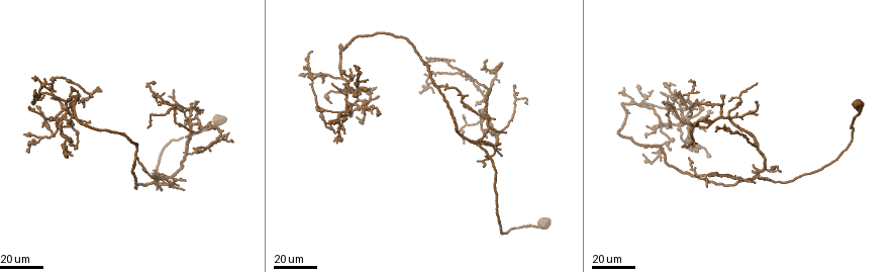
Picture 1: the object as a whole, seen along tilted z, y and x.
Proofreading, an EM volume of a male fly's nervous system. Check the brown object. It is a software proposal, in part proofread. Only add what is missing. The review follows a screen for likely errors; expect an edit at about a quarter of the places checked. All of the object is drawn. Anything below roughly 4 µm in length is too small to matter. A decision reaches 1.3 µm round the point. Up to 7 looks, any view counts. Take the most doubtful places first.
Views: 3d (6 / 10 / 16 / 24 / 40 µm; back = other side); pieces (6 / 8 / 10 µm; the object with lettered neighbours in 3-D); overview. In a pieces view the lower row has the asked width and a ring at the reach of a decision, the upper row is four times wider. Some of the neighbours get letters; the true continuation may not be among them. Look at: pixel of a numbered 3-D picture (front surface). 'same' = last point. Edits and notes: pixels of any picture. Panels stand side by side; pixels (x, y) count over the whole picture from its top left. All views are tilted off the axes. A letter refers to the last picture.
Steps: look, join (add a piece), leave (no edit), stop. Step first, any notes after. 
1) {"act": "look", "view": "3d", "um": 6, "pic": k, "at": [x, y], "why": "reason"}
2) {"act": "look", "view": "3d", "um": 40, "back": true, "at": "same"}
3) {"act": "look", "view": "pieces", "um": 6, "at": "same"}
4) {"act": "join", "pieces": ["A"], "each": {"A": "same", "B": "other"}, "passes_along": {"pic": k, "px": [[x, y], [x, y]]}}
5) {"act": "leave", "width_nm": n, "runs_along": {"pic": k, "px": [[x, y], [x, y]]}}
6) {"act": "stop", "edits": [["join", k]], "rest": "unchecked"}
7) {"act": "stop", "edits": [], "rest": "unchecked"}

{"act": "look", "view": "3d", "um": 40, "pic": 1, "at": [485, 138], "why": "branch stops here"}

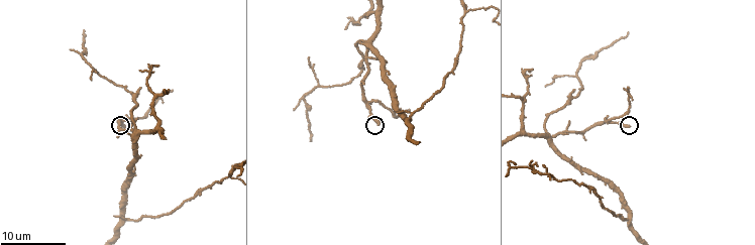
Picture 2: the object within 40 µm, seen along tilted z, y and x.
{"act": "look", "view": "pieces", "um": 8, "pic": 2, "at": [630, 127]}

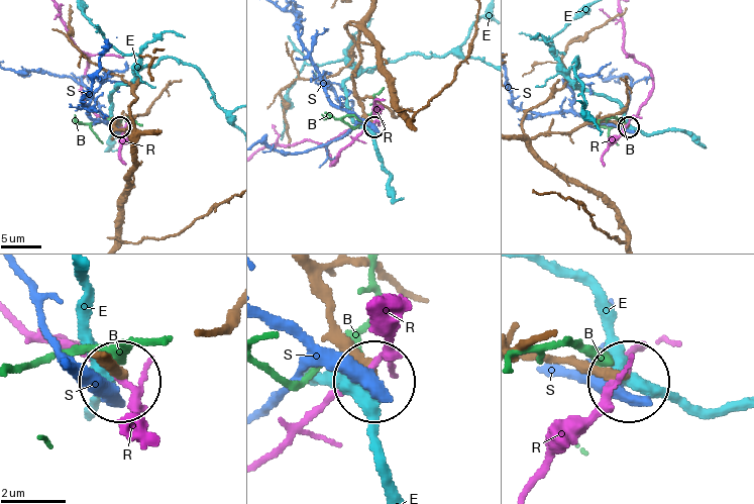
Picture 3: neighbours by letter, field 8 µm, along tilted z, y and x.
{"act": "leave", "each": {"B": "other", "E": "other", "R": "other", "S": "other"}, "found": "no lettered piece goes on from it"}

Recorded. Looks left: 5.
{"act": "look", "view": "3d", "um": 16, "pic": 2, "at": [171, 89], "why": "long arm stops here"}

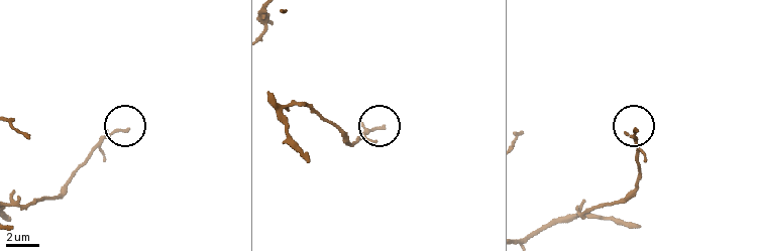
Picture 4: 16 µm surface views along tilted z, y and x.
{"act": "look", "view": "pieces", "um": 10, "pic": 4, "at": [125, 129], "why": "what lies round it"}

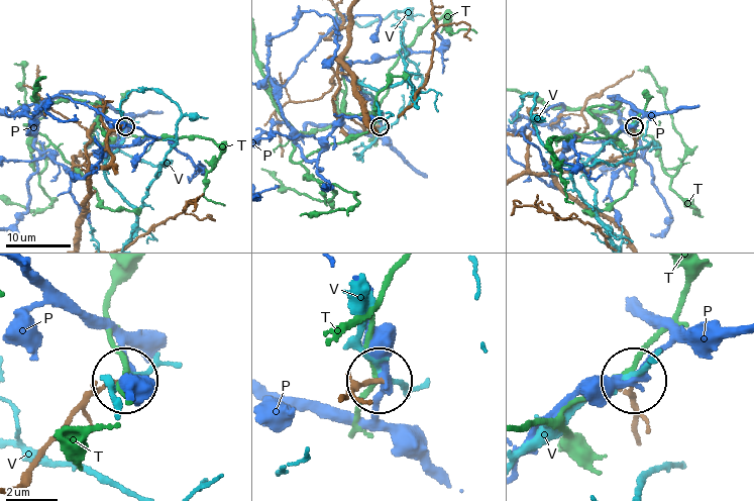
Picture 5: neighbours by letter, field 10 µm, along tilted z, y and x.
{"act": "leave", "each": {"P": "other", "T": "other", "V": "other"}, "runs_along": {"pic": 5, "px": [[634, 429], [633, 382]]}, "found": "none of them fits"}

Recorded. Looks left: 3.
{"act": "look", "view": "3d", "um": 24, "pic": 1, "at": [310, 50]}

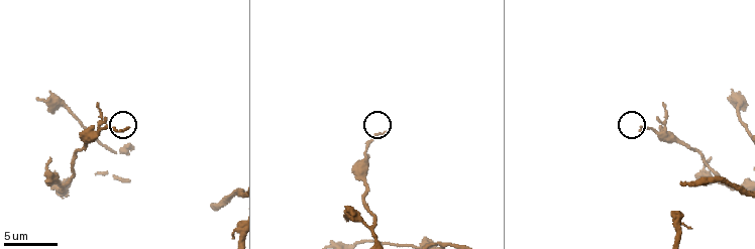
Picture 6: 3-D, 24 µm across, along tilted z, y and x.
{"act": "look", "view": "pieces", "um": 10, "pic": 6, "at": [127, 129], "why": "see the neighbours"}

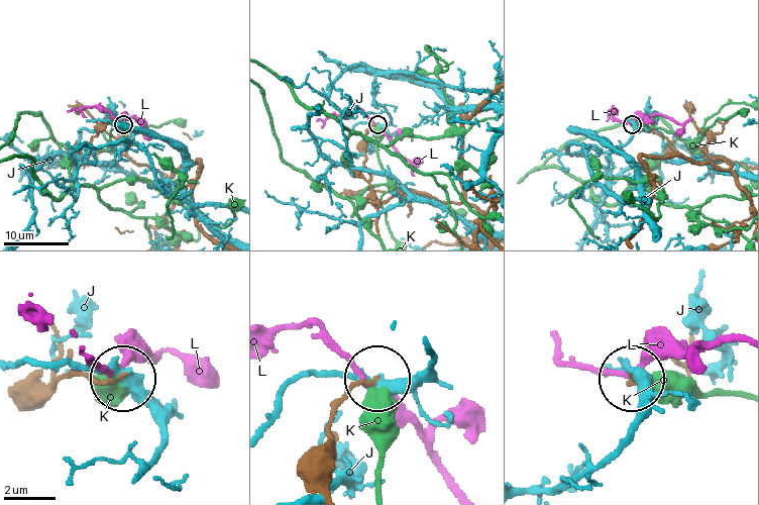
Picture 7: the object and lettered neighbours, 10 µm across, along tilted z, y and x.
{"act": "leave", "each": {"J": "other", "K": "other", "L": "other"}, "runs_along": {"pic": 7, "px": [[387, 199], [377, 198], [364, 164], [365, 131], [377, 124]]}, "found": "none of them fits"}

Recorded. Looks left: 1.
{"act": "stop", "edits": [], "rest": "unchecked"}

